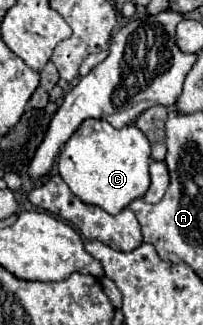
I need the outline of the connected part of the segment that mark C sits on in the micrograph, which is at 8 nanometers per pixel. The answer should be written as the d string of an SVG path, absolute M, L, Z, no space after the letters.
M85 119L81 127L71 135L63 145L57 167L63 181L69 189L89 205L97 205L109 215L117 215L133 199L139 199L147 193L151 185L149 175L151 163L151 145L149 139L135 125L123 129L111 127L101 119Z

